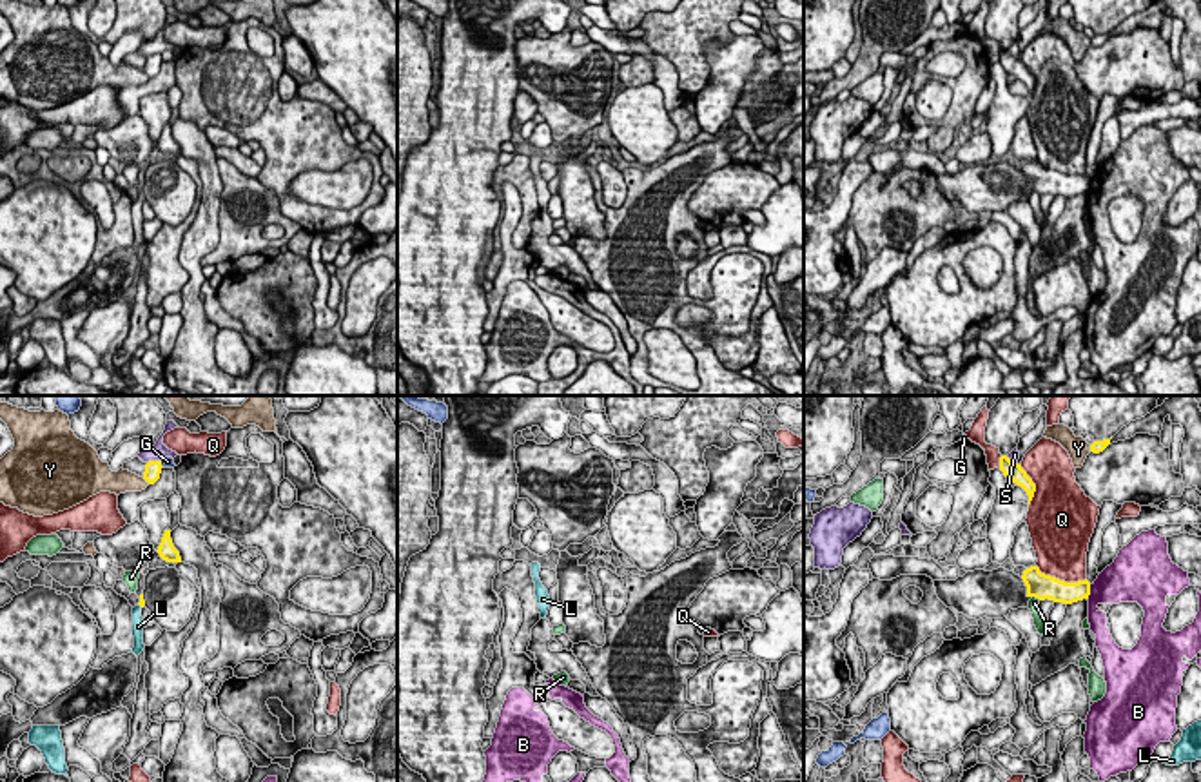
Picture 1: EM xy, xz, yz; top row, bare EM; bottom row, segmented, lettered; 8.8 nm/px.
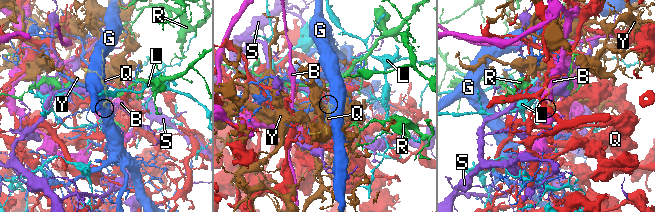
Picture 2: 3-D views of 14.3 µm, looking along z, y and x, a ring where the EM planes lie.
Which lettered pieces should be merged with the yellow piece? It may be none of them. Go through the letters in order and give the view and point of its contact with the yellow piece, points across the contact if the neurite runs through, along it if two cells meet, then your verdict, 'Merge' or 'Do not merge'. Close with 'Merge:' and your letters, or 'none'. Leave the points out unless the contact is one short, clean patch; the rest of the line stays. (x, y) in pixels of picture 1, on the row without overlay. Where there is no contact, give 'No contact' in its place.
B: Touches yellow at yz (1089, 185). Boundary: yz (1091, 178), (1087, 193). Do not merge
G: Touches yellow at xy (160, 58). Boundary: xy (160, 55), (164, 60). Do not merge
L: Touches yellow at xy (140, 198). Path across: xy (142, 196), (140, 198), (138, 220). Merge
Q: Touches yellow at yz (1058, 173). Do not merge
R: Touches yellow at yz (1036, 191). Boundary: yz (1033, 189), (1040, 193). Do not merge
S: Touches yellow at xy (153, 55). Boundary: xy (160, 53), (147, 57). Do not merge
Y: Touches yellow at xy (146, 73). Do not merge
Merge: L

